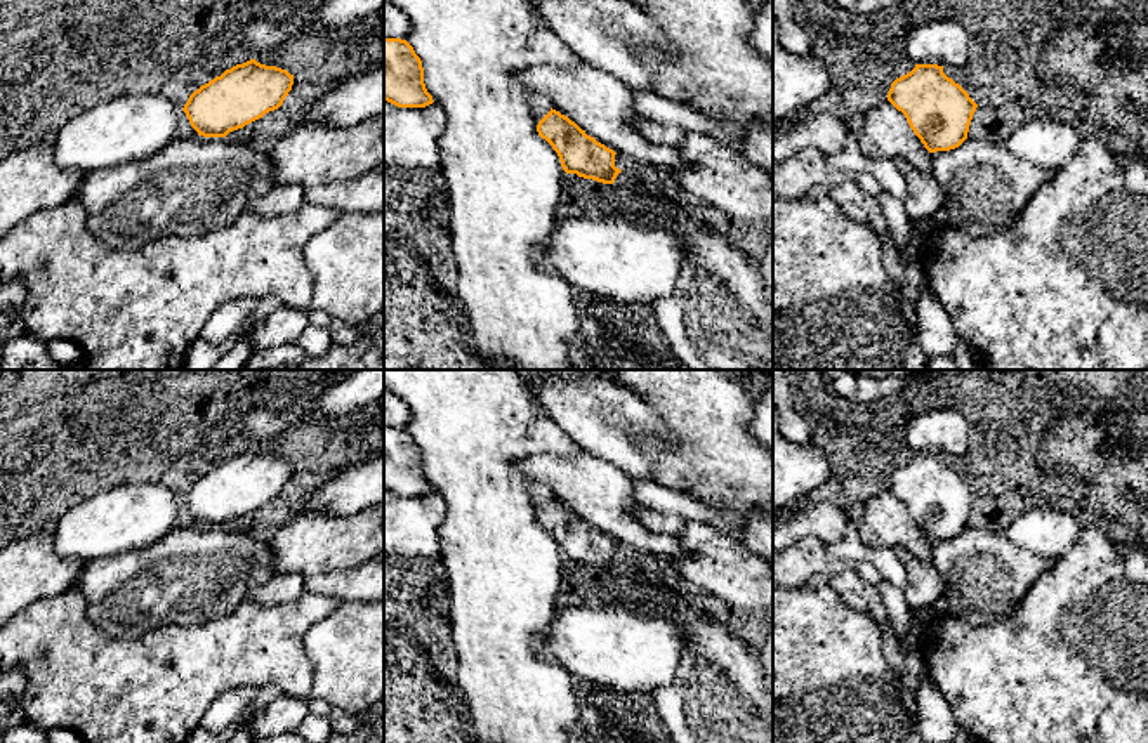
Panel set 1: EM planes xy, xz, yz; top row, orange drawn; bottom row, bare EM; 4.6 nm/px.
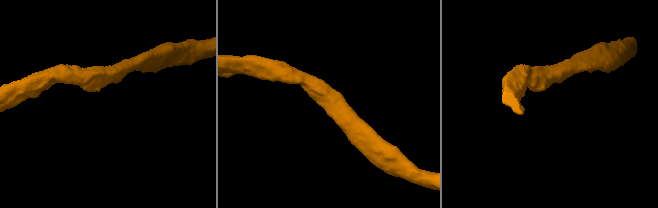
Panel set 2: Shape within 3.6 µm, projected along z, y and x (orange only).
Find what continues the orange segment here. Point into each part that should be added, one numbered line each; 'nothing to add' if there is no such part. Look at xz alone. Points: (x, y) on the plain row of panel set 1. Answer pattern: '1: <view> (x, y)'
nothing to add

